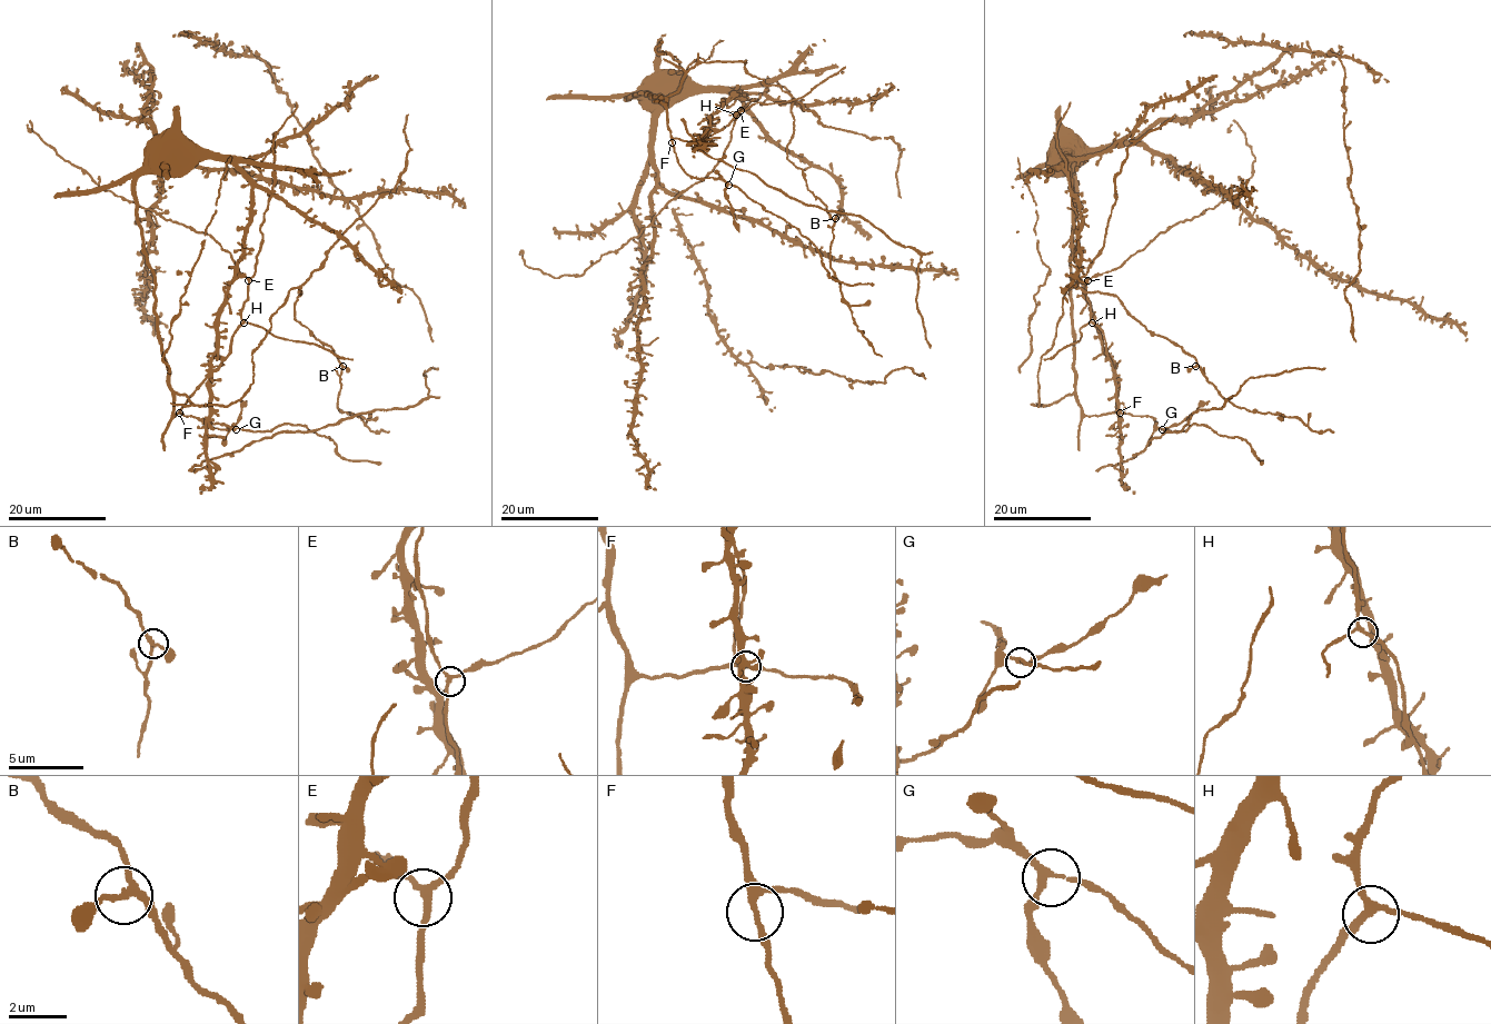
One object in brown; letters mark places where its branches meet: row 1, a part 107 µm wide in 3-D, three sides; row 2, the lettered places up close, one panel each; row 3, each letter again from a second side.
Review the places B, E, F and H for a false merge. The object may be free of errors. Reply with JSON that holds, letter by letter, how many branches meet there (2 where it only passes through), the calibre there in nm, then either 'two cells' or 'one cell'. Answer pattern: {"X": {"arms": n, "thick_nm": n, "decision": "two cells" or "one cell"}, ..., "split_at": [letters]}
{"B": {"arms": 3, "thick_nm": 220, "decision": "one cell"}, "E": {"arms": 3, "thick_nm": 220, "decision": "one cell"}, "F": {"arms": 3, "thick_nm": 200, "decision": "one cell"}, "H": {"arms": 3, "thick_nm": 220, "decision": "one cell"}, "split_at": []}

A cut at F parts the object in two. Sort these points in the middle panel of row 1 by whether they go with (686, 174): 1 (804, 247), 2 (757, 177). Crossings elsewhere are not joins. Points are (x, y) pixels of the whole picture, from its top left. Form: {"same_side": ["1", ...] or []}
{"same_side": []}

